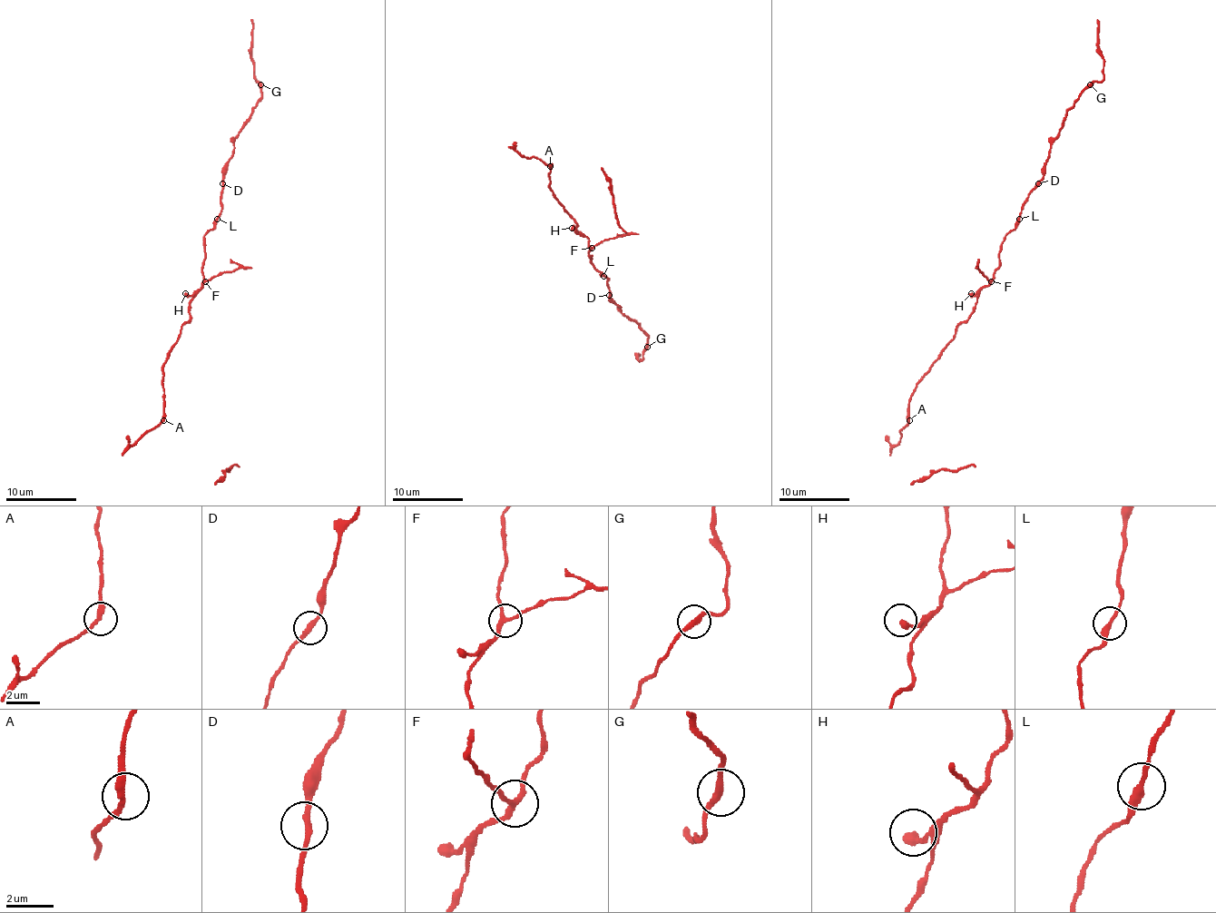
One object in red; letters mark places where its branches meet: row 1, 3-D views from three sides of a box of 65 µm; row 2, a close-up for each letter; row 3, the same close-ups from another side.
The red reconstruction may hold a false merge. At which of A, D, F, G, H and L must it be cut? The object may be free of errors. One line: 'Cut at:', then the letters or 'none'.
Cut at: F

